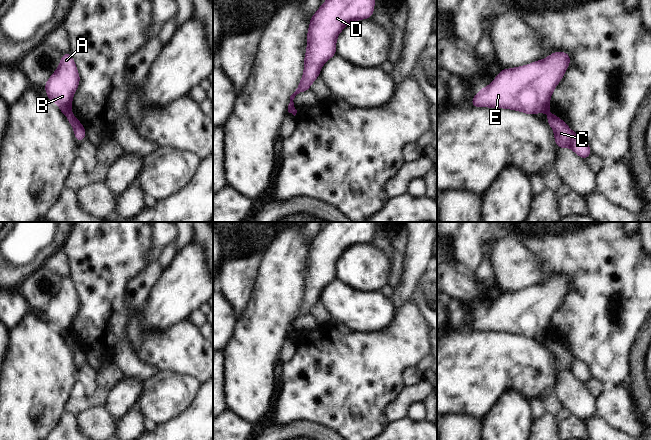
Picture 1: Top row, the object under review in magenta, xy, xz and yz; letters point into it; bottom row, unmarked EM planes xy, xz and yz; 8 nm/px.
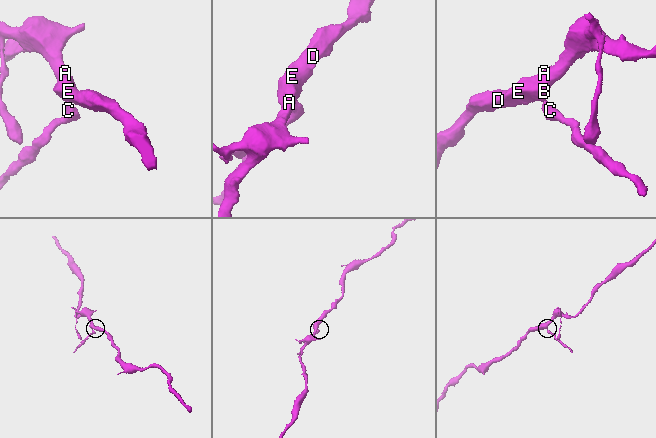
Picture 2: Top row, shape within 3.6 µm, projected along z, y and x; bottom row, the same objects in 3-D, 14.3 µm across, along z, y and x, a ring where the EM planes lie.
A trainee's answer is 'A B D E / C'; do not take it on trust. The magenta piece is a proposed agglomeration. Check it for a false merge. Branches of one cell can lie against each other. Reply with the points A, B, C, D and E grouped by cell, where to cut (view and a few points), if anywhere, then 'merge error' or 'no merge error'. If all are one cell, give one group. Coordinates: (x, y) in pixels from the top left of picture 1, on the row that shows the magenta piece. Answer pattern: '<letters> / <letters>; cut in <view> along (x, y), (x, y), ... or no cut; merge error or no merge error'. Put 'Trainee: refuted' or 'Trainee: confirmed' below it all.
A B D E / C; cut in xy along (71, 113), (68, 116); merge error
Trainee: confirmed

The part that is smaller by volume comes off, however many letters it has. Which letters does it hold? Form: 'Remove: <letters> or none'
Remove: C

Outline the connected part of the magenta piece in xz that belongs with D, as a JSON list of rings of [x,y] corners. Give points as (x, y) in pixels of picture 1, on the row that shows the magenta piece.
[[[326,0],[311,17],[307,35],[304,74],[296,91],[290,96],[288,112],[295,109],[294,98],[309,90],[319,77],[324,63],[336,55],[336,39],[344,27],[356,20],[371,18],[375,0]]]

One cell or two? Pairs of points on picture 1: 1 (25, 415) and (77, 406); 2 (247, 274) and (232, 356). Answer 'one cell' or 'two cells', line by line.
1: two cells
2: two cells

